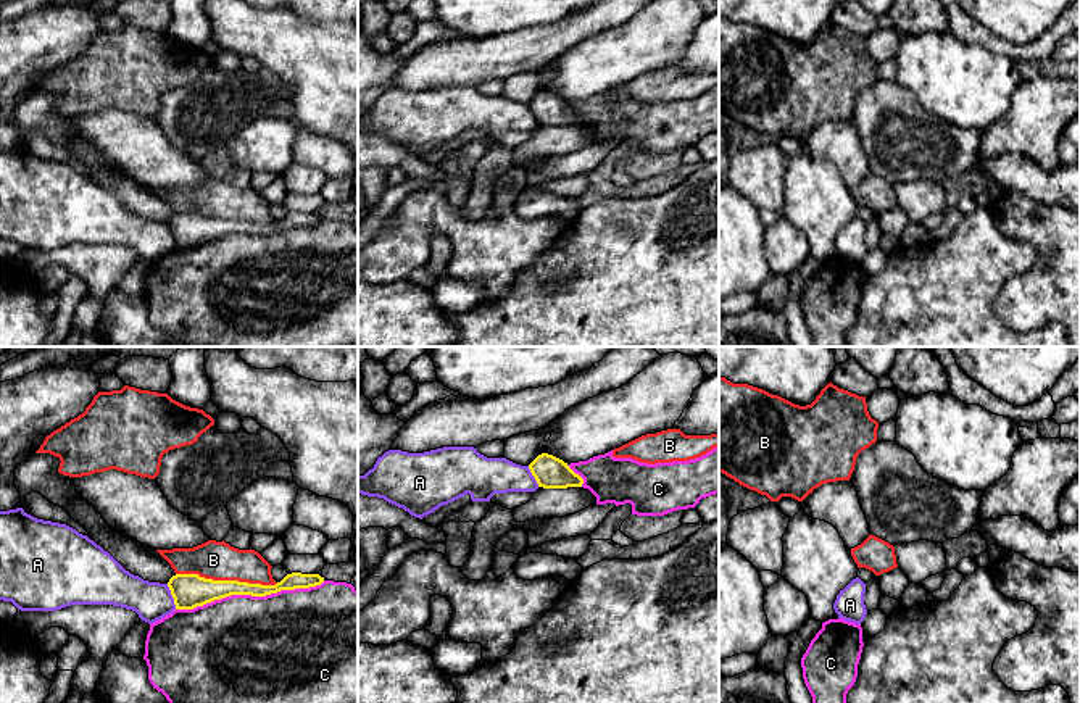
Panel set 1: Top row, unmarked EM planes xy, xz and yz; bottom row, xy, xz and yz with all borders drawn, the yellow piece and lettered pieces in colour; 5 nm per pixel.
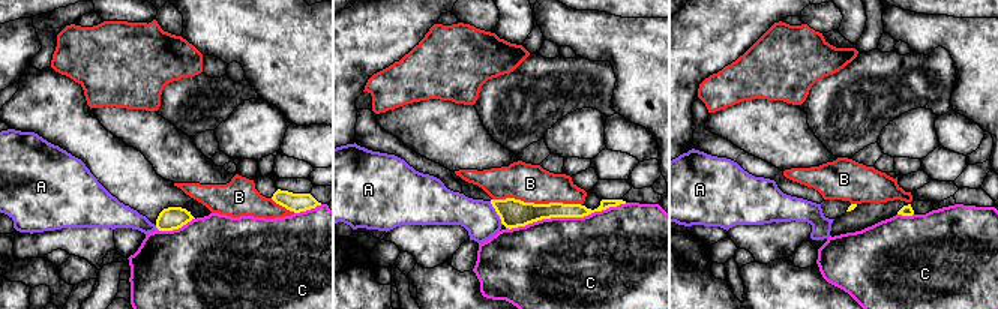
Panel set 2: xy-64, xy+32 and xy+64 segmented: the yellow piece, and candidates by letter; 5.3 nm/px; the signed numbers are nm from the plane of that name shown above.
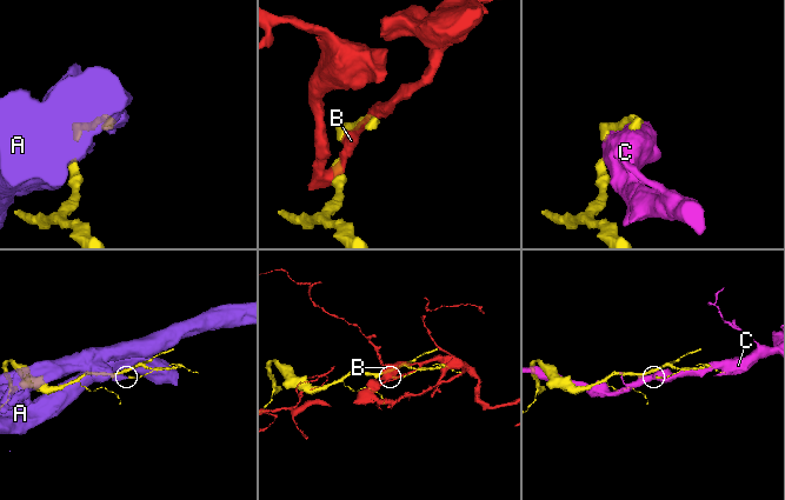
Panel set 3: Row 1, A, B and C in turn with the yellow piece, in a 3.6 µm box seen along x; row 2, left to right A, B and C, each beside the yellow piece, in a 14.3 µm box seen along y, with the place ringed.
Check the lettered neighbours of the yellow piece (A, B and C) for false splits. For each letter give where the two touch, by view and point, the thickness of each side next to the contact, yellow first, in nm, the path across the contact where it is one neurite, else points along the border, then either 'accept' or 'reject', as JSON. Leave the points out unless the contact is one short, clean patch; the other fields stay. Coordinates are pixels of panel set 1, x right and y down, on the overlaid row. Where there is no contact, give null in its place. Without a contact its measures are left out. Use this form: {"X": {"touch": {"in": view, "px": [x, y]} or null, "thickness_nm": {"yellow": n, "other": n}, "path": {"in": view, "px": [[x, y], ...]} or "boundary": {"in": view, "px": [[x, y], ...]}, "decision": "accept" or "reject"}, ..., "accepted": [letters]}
{"A": {"touch": {"in": "xy", "px": [173, 597]}, "thickness_nm": {"yellow": 180, "other": 190}, "boundary": {"in": "xy", "px": [[166, 584], [176, 608]]}, "decision": "reject"}, "B": {"touch": {"in": "xy", "px": [228, 581]}, "thickness_nm": {"yellow": 180, "other": 190}, "decision": "reject"}, "C": {"touch": {"in": "xy", "px": [250, 594]}, "thickness_nm": {"yellow": 140, "other": 480}, "decision": "reject"}, "accepted": []}

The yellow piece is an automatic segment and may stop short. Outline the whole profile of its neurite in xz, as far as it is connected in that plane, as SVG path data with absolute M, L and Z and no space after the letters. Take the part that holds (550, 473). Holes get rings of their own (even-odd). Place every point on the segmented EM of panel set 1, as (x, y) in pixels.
M548 453L538 455L529 464L529 469L538 487L543 489L582 487L584 484L584 479L575 474L567 463Z

